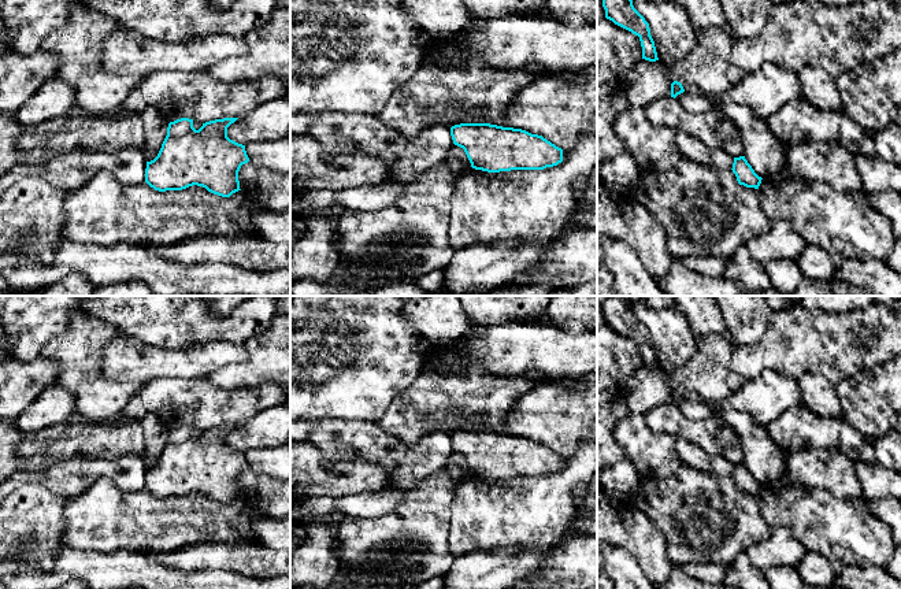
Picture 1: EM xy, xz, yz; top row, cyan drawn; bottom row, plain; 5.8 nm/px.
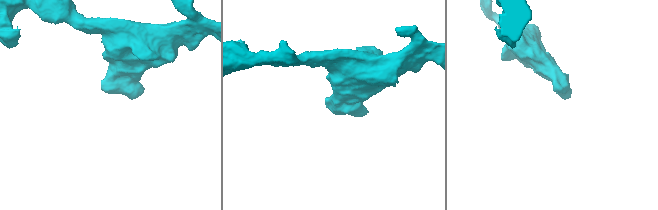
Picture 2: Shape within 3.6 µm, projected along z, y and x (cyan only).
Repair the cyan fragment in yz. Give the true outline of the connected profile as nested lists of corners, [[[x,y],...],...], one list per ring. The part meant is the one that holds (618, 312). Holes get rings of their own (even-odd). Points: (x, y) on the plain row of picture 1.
[[[608,296],[602,305],[602,314],[607,326],[639,344],[642,366],[659,367],[649,330],[634,315],[631,303],[619,296]]]

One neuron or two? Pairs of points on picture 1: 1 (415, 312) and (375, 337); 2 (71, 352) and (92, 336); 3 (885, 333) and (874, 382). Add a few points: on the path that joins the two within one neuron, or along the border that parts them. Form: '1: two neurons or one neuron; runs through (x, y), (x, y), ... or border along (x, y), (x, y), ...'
1: two neurons; border along (400, 310), (400, 314), (423, 337)
2: one neuron; runs through (77, 349), (86, 340)
3: two neurons; border along (886, 360), (861, 369), (849, 378)

